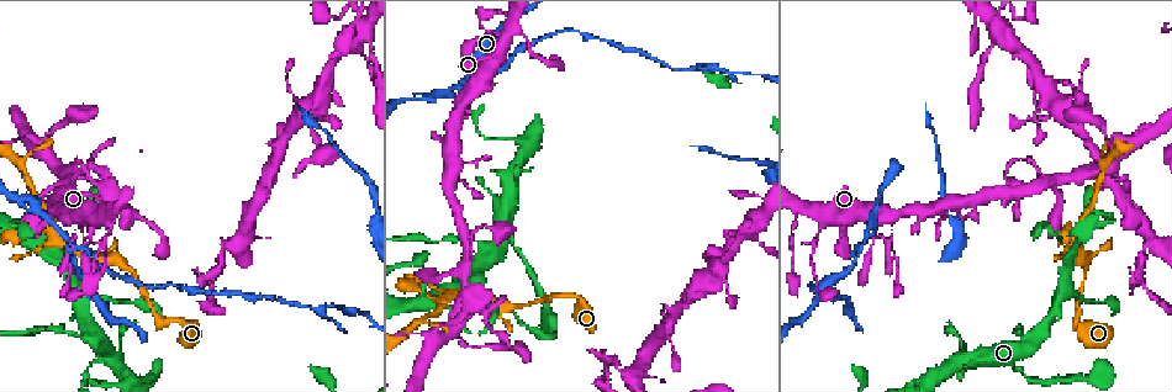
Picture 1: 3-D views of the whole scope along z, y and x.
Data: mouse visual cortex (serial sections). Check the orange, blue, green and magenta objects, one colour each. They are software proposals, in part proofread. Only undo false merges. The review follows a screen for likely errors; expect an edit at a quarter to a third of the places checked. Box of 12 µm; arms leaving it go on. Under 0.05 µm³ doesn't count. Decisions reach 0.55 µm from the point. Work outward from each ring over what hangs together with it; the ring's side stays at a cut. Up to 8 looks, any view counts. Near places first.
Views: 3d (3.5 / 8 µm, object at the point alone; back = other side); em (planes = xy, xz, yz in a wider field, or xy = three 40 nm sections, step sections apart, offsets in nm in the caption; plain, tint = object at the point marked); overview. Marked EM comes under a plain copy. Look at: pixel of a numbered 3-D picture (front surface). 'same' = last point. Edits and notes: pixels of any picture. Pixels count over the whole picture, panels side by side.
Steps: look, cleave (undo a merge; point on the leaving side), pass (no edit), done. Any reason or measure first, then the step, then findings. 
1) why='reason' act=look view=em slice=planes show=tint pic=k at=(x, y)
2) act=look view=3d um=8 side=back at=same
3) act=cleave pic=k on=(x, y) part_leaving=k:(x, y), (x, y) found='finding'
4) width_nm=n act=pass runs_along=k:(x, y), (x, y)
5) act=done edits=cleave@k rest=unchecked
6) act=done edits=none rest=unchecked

why='branch point' act=look view=3d um=3.5 side=back pic=1 at=(485, 260)

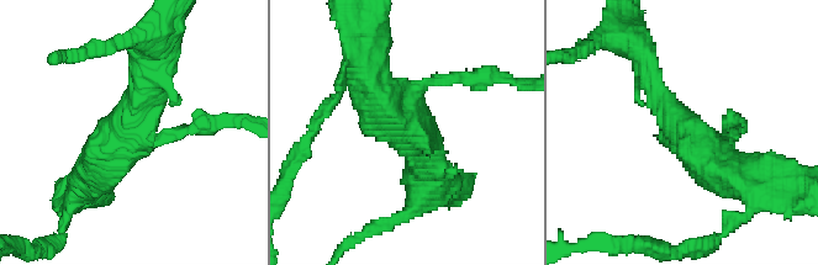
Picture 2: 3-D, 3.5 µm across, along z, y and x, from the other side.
arms=3 arm_widths_nm=150,300,500 why='need the tissue' act=look view=em slice=xy step=2 show=tint pic=2 at=(125, 135)

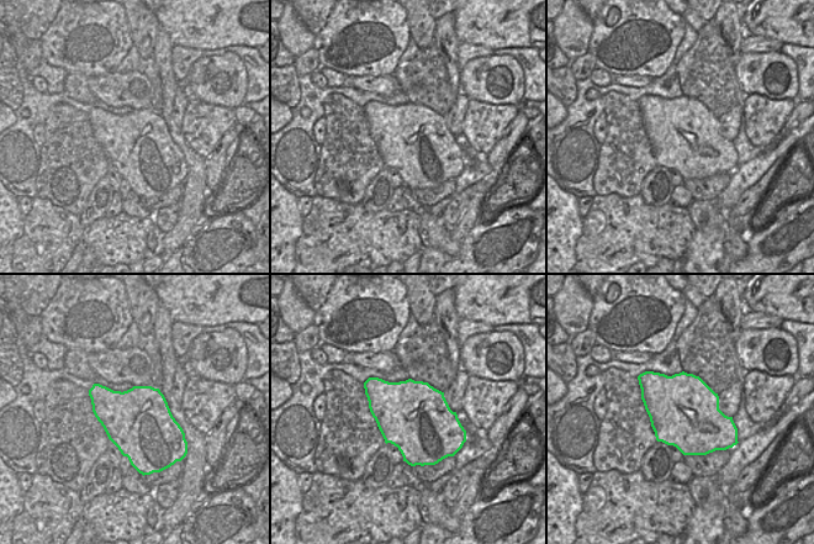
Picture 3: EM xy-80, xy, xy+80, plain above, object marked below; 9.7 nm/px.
act=cleave pic=2 on=(188, 130) part_leaving=2:(158, 141), (222, 118), (248, 122) found='two cells meet here'

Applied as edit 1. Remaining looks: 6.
why='small branch off a trunk' act=look view=3d um=3.5 side=back pic=1 at=(101, 212)

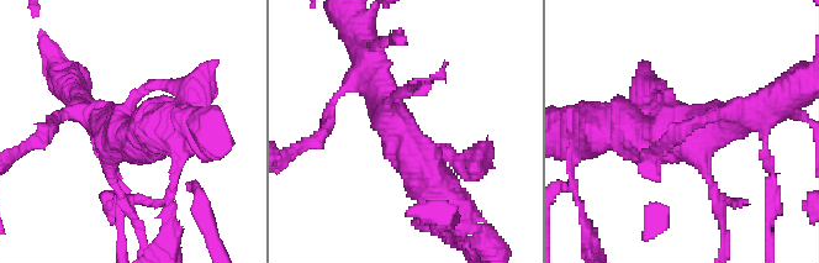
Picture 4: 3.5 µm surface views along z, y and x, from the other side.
arms=4 arm_widths_nm=150,200,400,600 act=look view=em slice=xy step=5 show=tint pic=4 at=(397, 139)

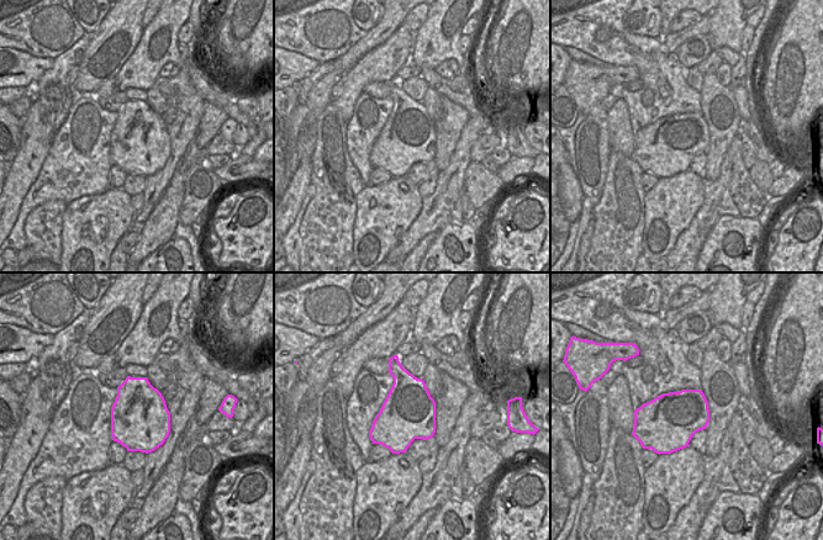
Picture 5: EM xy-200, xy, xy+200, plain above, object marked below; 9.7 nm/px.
act=pass runs_along=4:(649, 89), (608, 127) found='continuous, no second cell'

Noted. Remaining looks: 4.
why='sharp bend' act=look view=3d um=3.5 side=back pic=1 at=(469, 239)

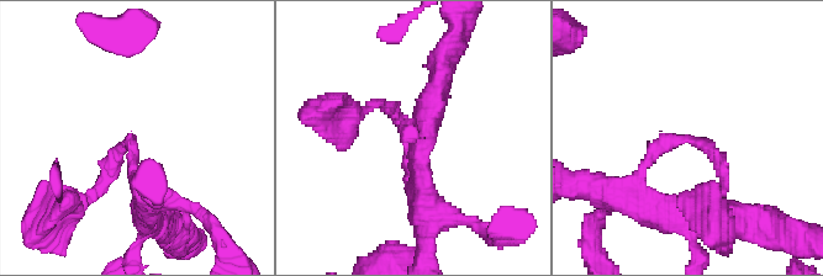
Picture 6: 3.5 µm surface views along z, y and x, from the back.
act=look view=em slice=xy step=5 show=tint pic=6 at=(128, 140)

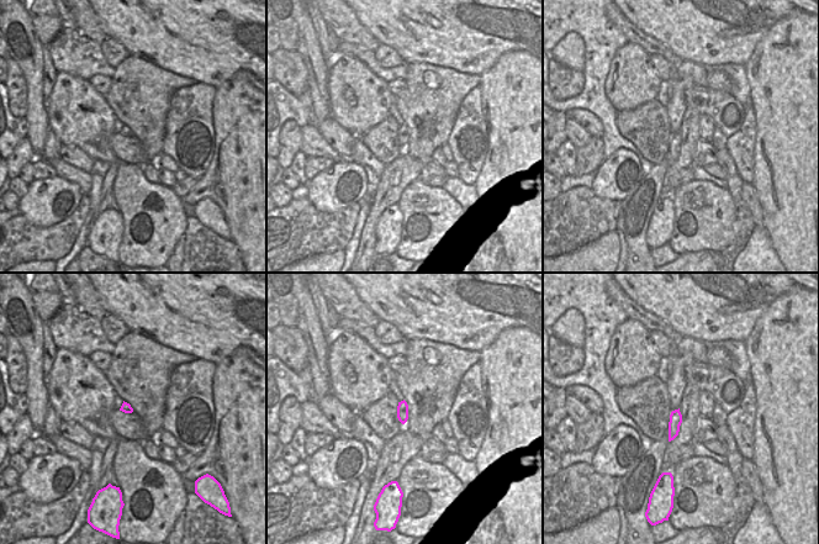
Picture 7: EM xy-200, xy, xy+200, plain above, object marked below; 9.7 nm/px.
width_nm=120 act=pass runs_along=6:(417, 191), (405, 126), (368, 106) found='continuous, no second cell'

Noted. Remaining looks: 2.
act=done edits=cleave@2 rest=unchecked

